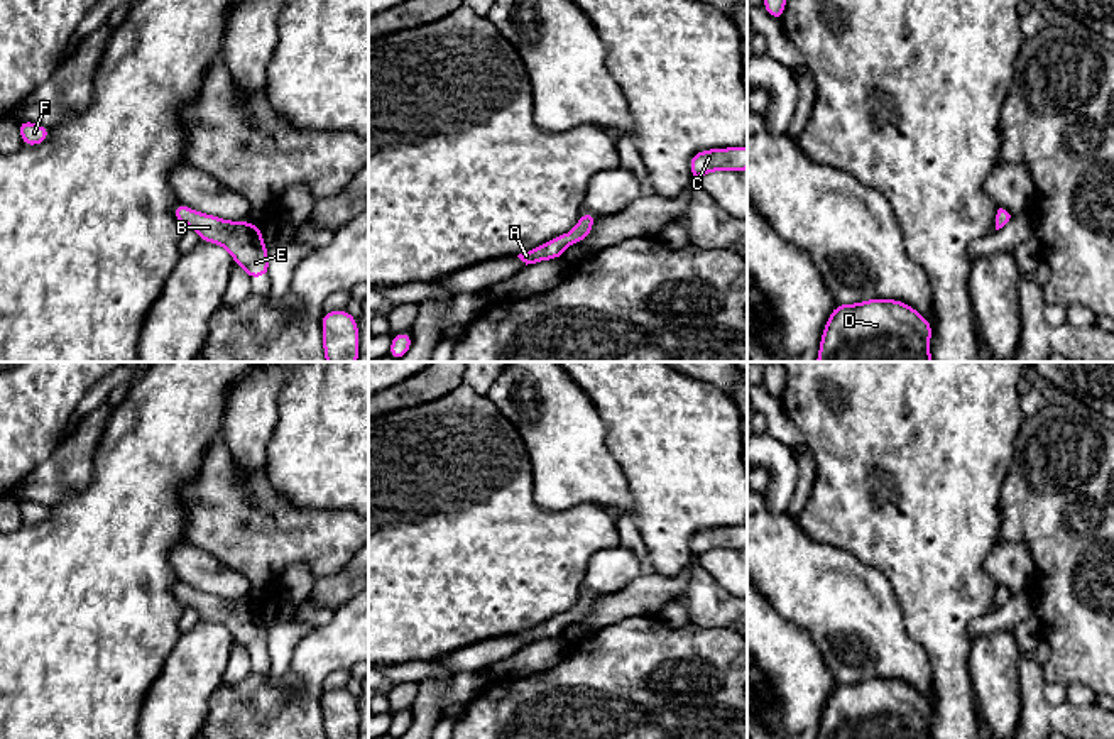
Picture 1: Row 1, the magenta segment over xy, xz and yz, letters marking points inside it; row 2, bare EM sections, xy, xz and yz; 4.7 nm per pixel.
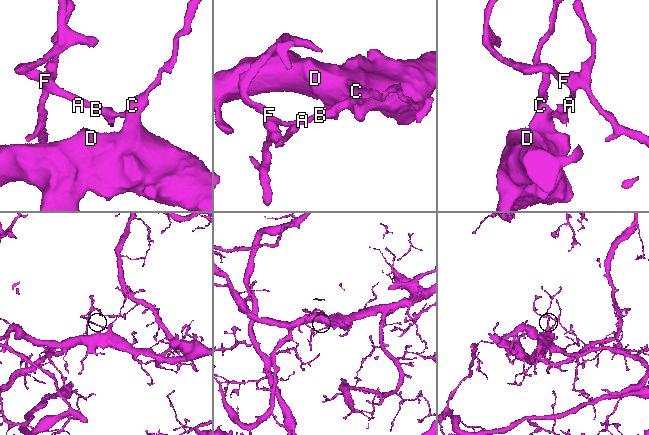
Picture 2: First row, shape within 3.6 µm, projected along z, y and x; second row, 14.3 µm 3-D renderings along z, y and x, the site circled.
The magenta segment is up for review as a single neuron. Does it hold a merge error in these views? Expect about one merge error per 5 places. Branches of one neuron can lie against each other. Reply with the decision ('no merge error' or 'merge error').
no merge error

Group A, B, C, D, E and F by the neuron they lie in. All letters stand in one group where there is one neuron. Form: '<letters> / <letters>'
A B C D E F

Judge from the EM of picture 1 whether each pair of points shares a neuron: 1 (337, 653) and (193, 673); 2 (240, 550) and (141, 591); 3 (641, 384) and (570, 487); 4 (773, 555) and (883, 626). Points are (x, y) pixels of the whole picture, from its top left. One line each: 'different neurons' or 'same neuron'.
1: different neurons
2: different neurons
3: different neurons
4: same neuron

